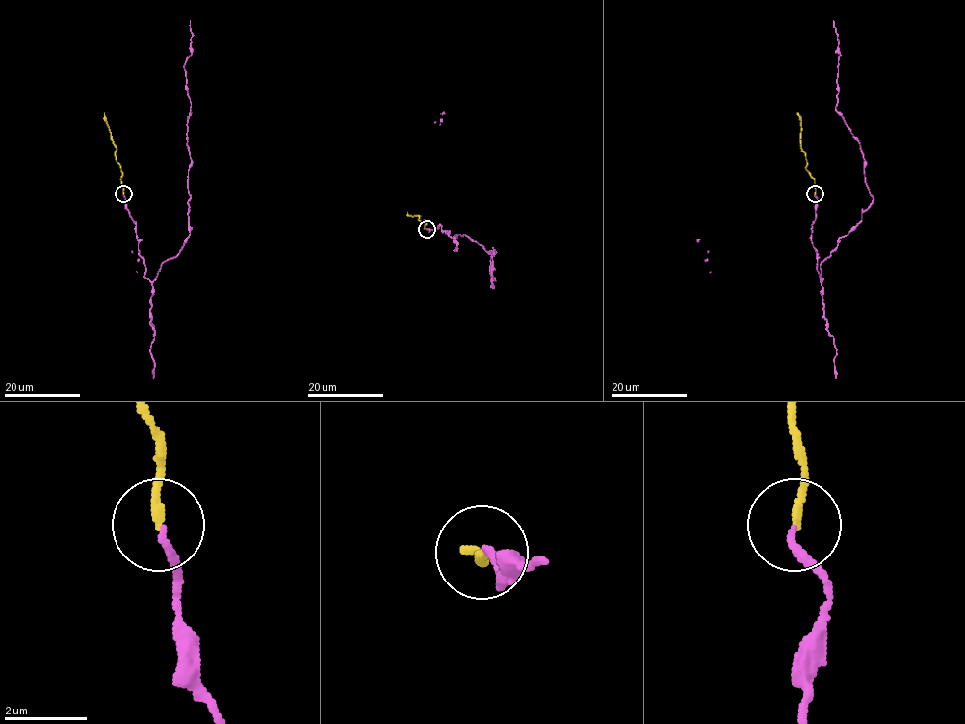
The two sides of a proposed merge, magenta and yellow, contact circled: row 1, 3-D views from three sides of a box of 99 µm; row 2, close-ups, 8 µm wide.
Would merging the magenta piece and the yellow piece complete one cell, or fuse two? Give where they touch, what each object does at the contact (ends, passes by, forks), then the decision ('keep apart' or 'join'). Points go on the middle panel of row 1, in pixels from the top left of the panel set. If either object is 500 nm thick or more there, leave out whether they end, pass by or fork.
(427, 229) | magenta ends | yellow ends | join

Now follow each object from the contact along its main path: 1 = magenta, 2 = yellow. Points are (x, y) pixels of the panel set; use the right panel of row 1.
1: (814, 193), (811, 243), (821, 281), (820, 264), (873, 198), (860, 142), (835, 108), (840, 55), (833, 20)
2: (814, 193), (814, 179), (809, 173), (806, 154), (802, 150), (801, 117), (797, 112)

